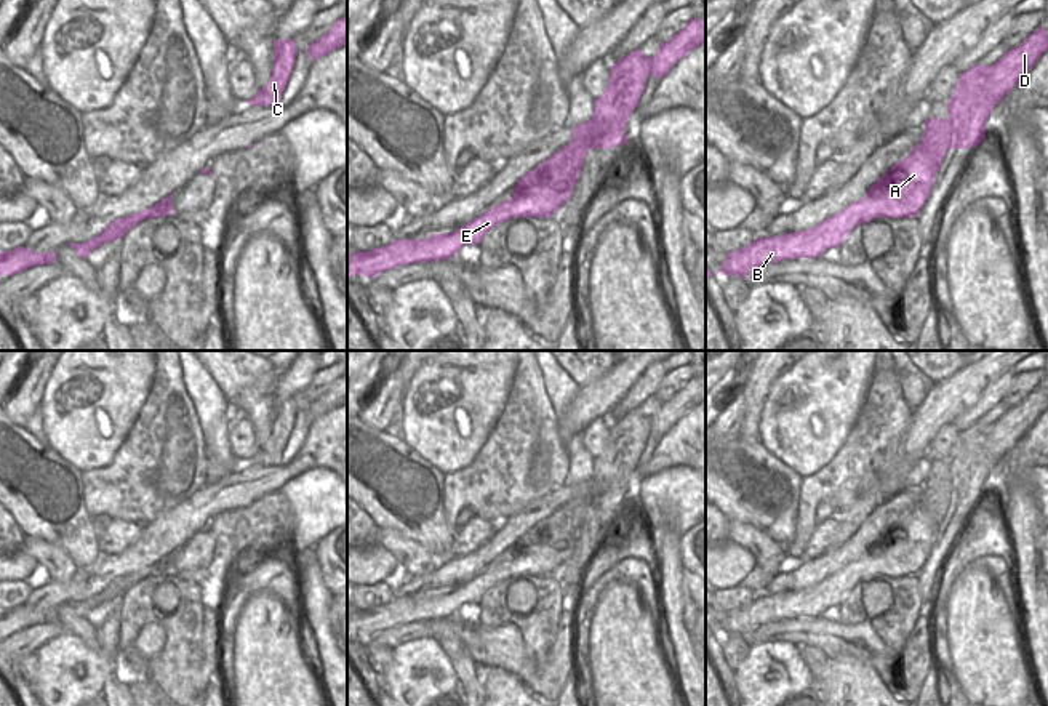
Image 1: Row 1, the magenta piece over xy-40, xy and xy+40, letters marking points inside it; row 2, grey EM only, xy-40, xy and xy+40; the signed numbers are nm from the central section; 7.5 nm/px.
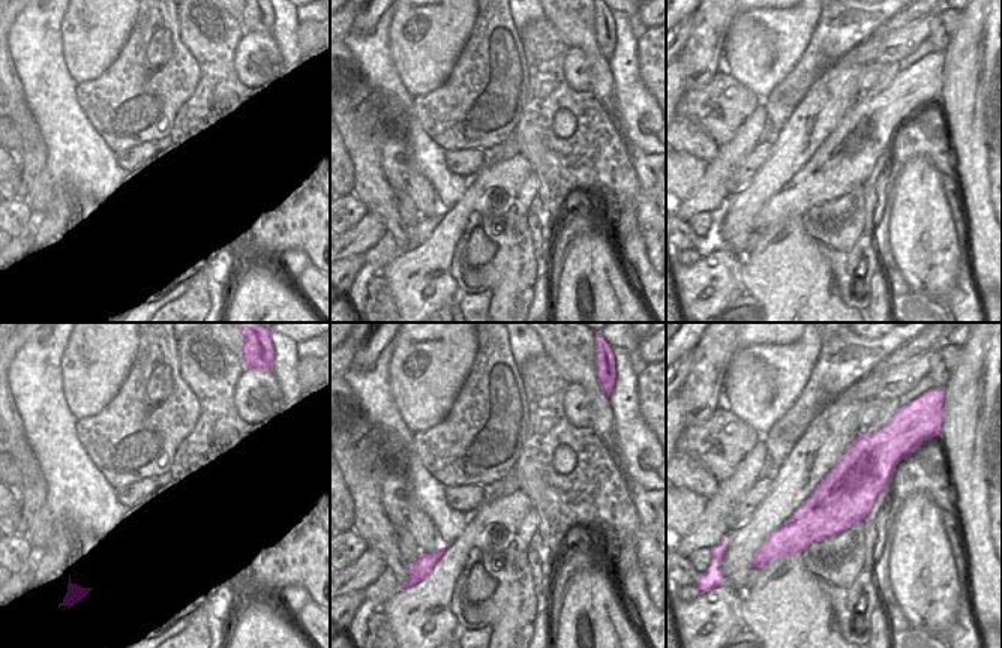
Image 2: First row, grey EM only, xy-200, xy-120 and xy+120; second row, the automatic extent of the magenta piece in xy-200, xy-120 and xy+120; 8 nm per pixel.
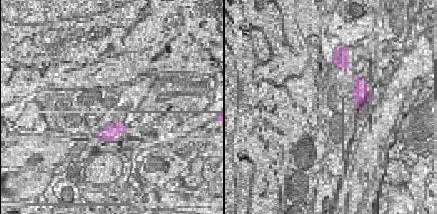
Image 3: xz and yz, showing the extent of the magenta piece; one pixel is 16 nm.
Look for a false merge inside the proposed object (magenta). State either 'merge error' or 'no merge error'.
merge error

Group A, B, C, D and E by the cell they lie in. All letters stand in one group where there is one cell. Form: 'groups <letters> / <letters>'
groups A B D E / C

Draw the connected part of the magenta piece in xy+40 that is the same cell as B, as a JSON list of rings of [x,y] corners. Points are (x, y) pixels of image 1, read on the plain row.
[[[1040,386],[994,424],[973,423],[960,432],[954,455],[947,459],[949,475],[930,474],[922,499],[877,538],[861,559],[808,589],[760,596],[741,608],[728,610],[720,634],[739,634],[746,640],[749,631],[765,623],[821,616],[827,607],[840,607],[858,583],[874,576],[915,576],[931,551],[947,509],[981,503],[994,466],[1046,410],[1048,391]]]

